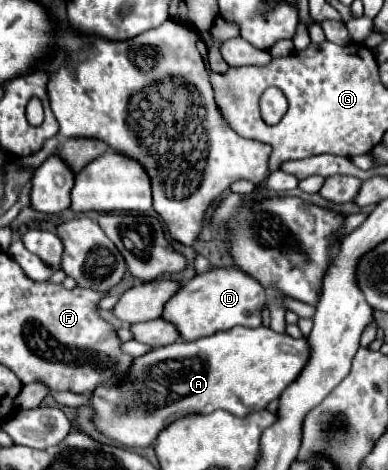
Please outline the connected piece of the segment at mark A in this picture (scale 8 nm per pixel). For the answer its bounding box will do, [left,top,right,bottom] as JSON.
[92,326,310,448]

